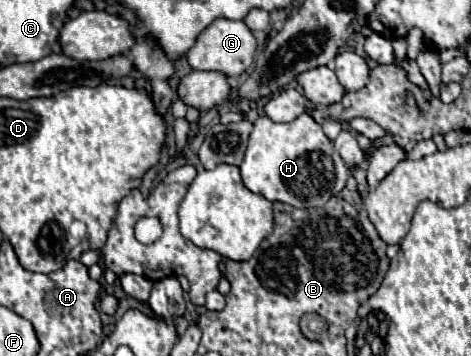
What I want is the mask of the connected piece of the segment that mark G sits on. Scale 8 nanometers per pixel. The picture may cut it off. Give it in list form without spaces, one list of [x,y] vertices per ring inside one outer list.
[[[216,19],[210,27],[206,27],[194,47],[186,53],[188,65],[196,71],[220,71],[226,77],[242,75],[254,61],[256,53],[256,39],[252,31],[244,25],[244,21],[230,21],[230,19]]]

